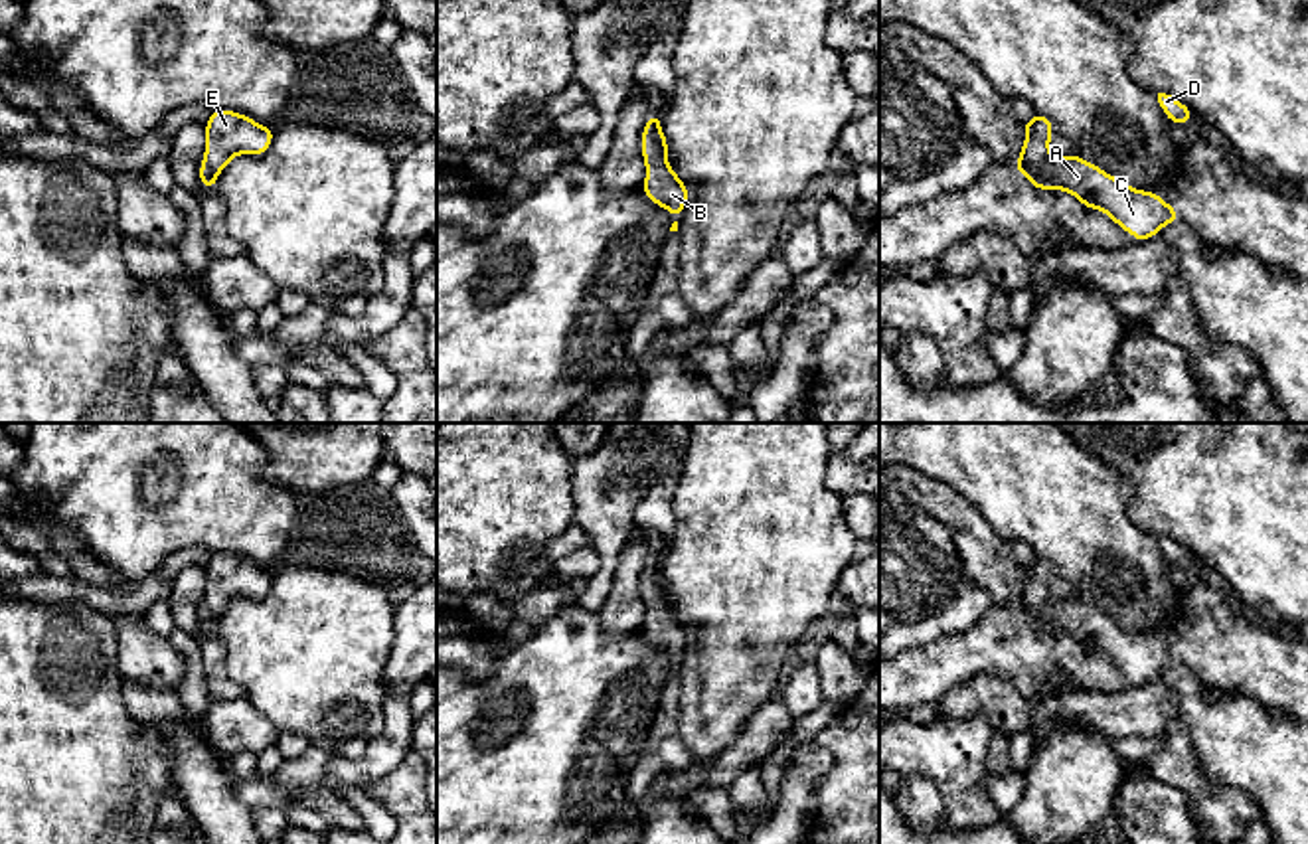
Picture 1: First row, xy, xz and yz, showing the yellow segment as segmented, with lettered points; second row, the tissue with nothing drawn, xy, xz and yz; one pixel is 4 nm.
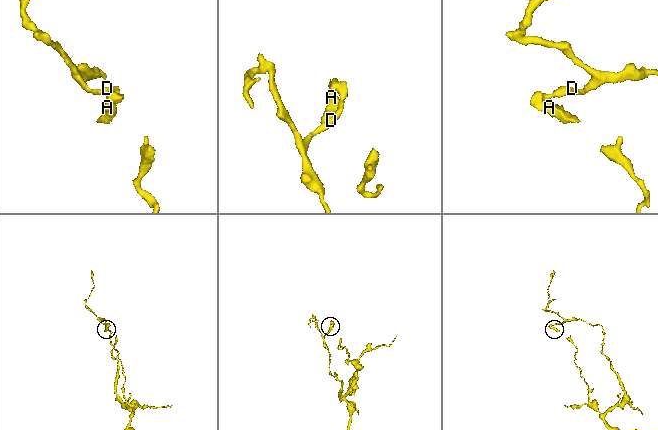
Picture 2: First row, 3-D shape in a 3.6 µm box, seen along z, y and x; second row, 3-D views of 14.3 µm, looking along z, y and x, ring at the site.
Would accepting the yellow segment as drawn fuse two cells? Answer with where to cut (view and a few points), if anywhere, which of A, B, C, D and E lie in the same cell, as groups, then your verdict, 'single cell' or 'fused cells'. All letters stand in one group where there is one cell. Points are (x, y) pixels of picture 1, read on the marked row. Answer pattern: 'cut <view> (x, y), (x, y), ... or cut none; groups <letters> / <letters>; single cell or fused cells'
cut yz (1050, 155), (1038, 165), (1018, 163); groups A B C / D E; fused cells

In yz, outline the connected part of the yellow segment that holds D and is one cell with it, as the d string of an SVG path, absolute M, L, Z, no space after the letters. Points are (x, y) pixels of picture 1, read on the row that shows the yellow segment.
M1158 93L1158 103L1164 115L1178 127L1182 127L1184 123L1195 117L1191 109L1187 109L1184 103L1174 99L1172 95Z

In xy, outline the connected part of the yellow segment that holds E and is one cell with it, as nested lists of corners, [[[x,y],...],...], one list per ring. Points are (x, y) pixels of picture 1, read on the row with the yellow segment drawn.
[[[223,109],[211,111],[204,127],[207,136],[204,160],[215,174],[237,154],[265,154],[275,134],[275,127],[261,127],[247,115]]]

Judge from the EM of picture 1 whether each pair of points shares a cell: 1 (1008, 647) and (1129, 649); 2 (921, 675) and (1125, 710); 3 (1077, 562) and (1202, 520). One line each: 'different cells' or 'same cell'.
1: same cell
2: different cells
3: different cells

